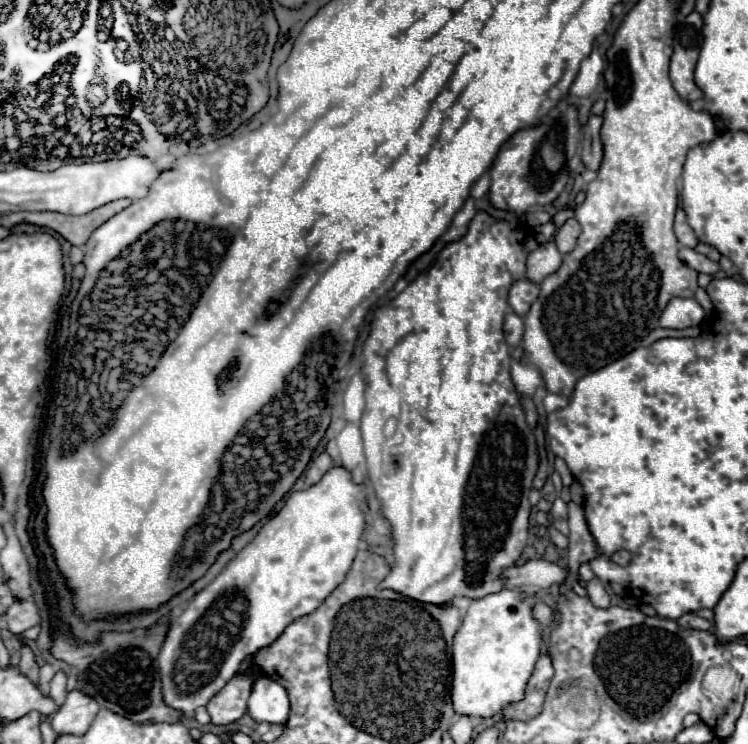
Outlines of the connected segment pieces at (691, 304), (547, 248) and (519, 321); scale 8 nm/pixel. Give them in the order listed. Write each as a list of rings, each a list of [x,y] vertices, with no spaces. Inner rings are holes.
[[[675,298],[667,304],[659,318],[659,326],[683,330],[689,326],[697,326],[705,318],[705,310],[695,298]]]
[[[553,242],[541,244],[527,256],[527,280],[541,284],[551,272],[555,272],[561,266],[561,258],[563,256],[559,254]]]
[[[509,312],[509,314],[505,316],[505,326],[503,326],[503,330],[505,330],[505,340],[507,340],[507,344],[513,346],[513,348],[519,346],[521,338],[523,338],[523,318],[517,316],[517,314],[513,314],[513,312]]]

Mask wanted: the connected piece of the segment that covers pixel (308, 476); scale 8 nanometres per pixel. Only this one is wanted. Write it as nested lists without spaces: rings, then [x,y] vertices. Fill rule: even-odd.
[[[321,452],[321,454],[319,454],[315,460],[311,460],[311,464],[307,466],[307,470],[305,470],[305,484],[307,484],[307,486],[317,484],[317,482],[321,480],[321,476],[331,468],[331,464],[333,464],[331,456],[329,456],[327,452]]]

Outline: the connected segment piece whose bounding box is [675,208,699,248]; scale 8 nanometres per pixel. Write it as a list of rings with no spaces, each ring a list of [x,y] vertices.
[[[683,208],[677,210],[677,216],[675,216],[675,234],[677,234],[677,240],[681,246],[689,246],[689,248],[695,248],[697,246],[697,236],[693,232],[693,228],[687,224],[687,216],[683,212]]]

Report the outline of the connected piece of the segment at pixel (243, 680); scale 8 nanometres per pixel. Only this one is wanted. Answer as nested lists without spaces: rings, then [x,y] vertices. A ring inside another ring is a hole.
[[[247,674],[233,676],[207,704],[211,722],[217,726],[227,726],[243,716],[247,710],[247,698],[251,694],[253,678]]]

